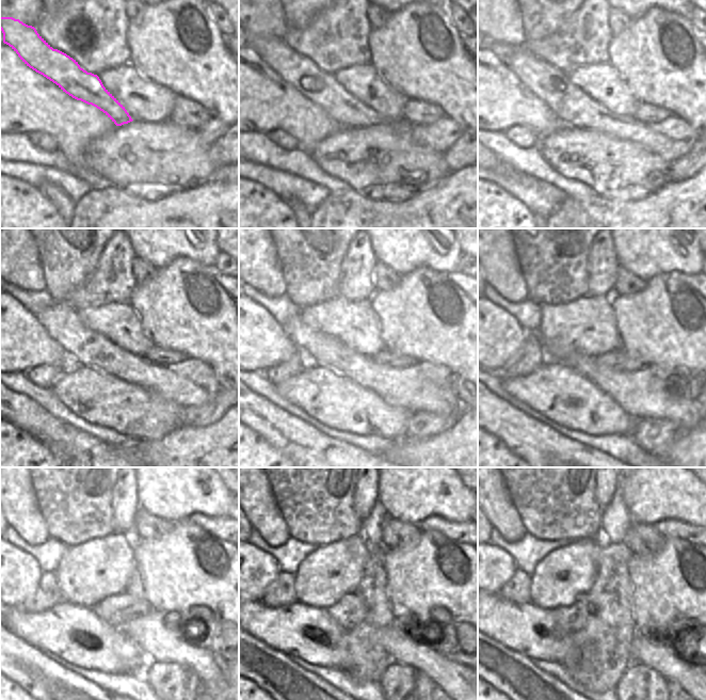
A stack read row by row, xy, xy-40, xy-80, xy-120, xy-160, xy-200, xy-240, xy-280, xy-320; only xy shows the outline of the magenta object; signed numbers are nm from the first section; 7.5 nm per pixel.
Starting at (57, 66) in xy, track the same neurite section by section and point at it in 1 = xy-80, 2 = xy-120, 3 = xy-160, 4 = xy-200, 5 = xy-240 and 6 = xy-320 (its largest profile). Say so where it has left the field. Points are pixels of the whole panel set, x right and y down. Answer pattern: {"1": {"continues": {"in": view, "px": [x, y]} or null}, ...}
{"1": {"continues": {"in": "xy-80", "px": [574, 108]}}, "2": {"continues": {"in": "xy-120", "px": [87, 348]}}, "3": {"continues": {"in": "xy-160", "px": [398, 387]}}, "4": {"continues": {"in": "xy-200", "px": [641, 395]}}, "5": {"continues": {"in": "xy-240", "px": [163, 636]}}, "6": {"continues": {"in": "xy-320", "px": [673, 666]}}}

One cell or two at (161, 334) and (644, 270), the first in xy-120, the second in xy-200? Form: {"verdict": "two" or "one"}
{"verdict": "two"}

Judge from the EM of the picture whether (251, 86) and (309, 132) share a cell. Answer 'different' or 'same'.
same

